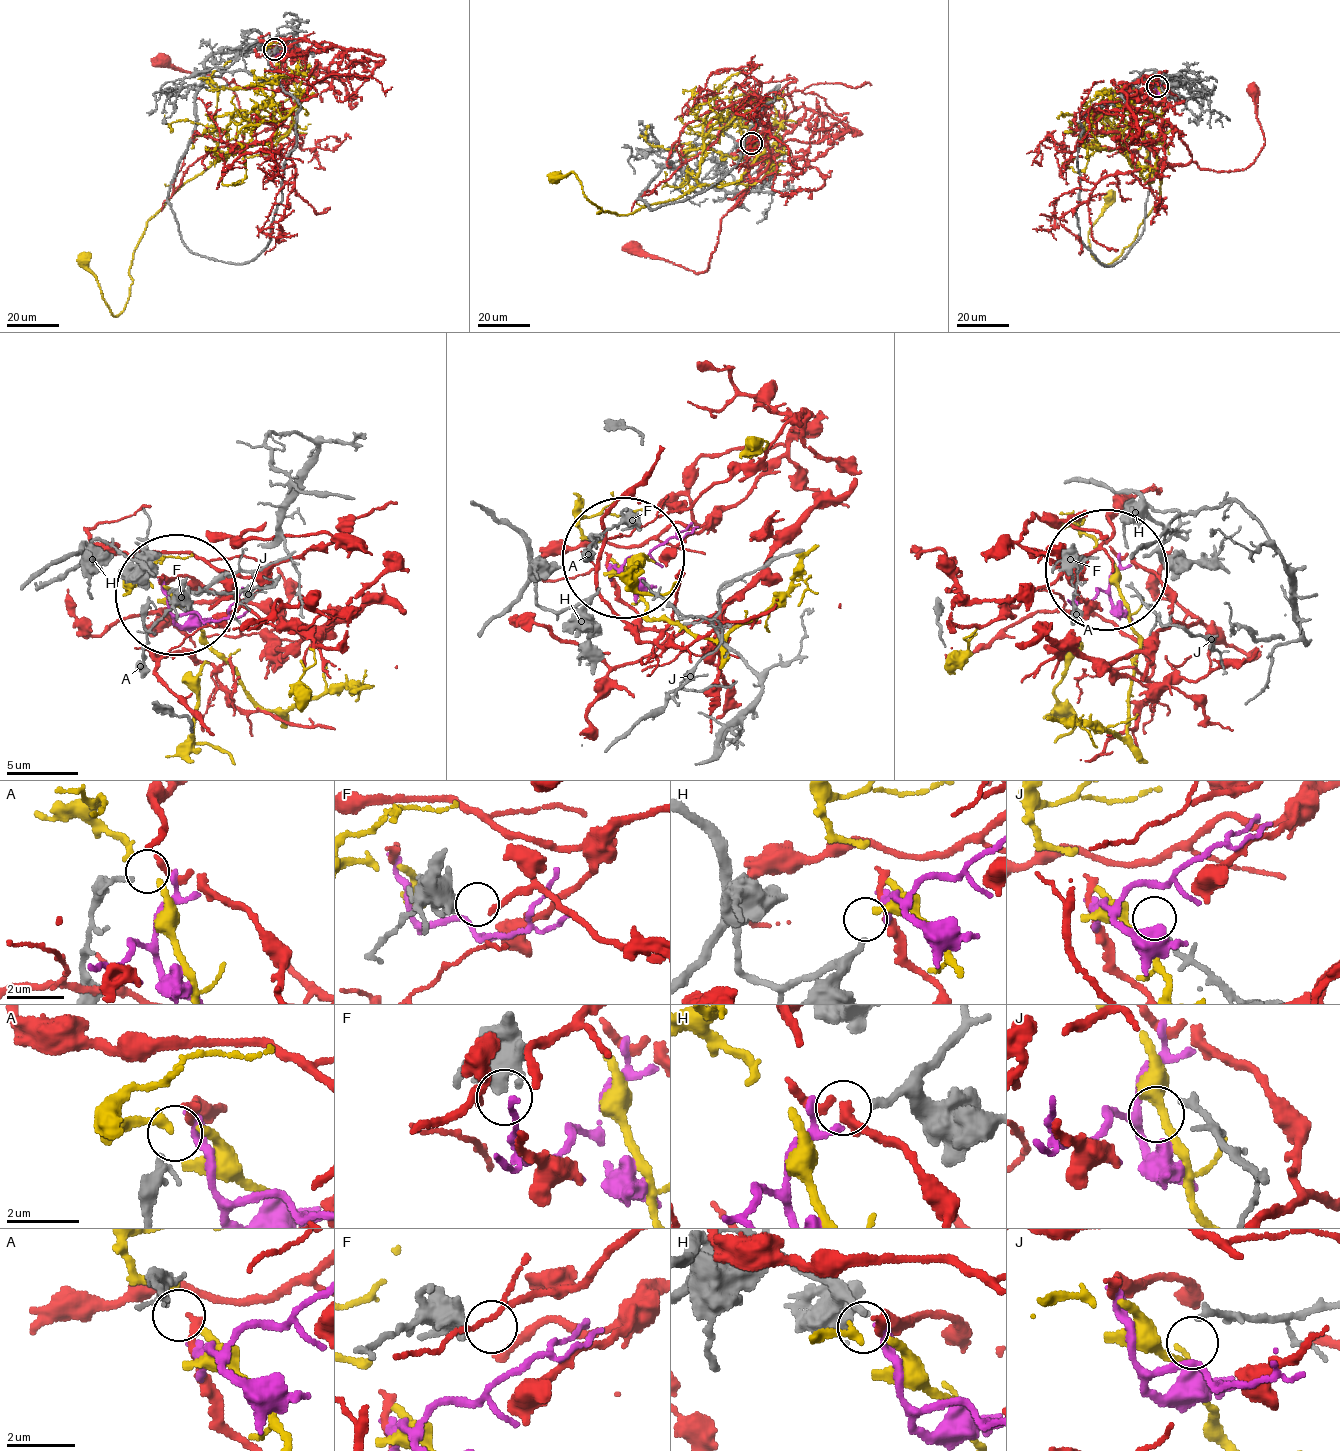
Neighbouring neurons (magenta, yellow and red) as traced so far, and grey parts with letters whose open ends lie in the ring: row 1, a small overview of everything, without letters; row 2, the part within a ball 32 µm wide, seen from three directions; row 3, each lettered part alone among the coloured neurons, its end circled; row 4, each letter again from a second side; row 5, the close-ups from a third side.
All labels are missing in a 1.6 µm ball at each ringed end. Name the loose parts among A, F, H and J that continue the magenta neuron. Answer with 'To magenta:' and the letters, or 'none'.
To magenta: H

